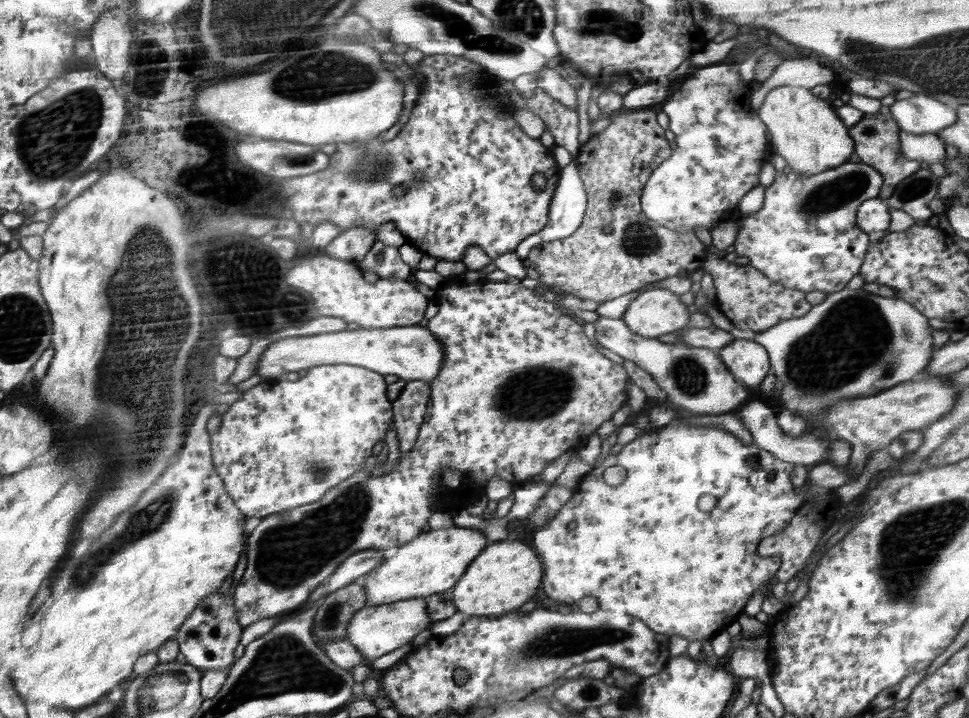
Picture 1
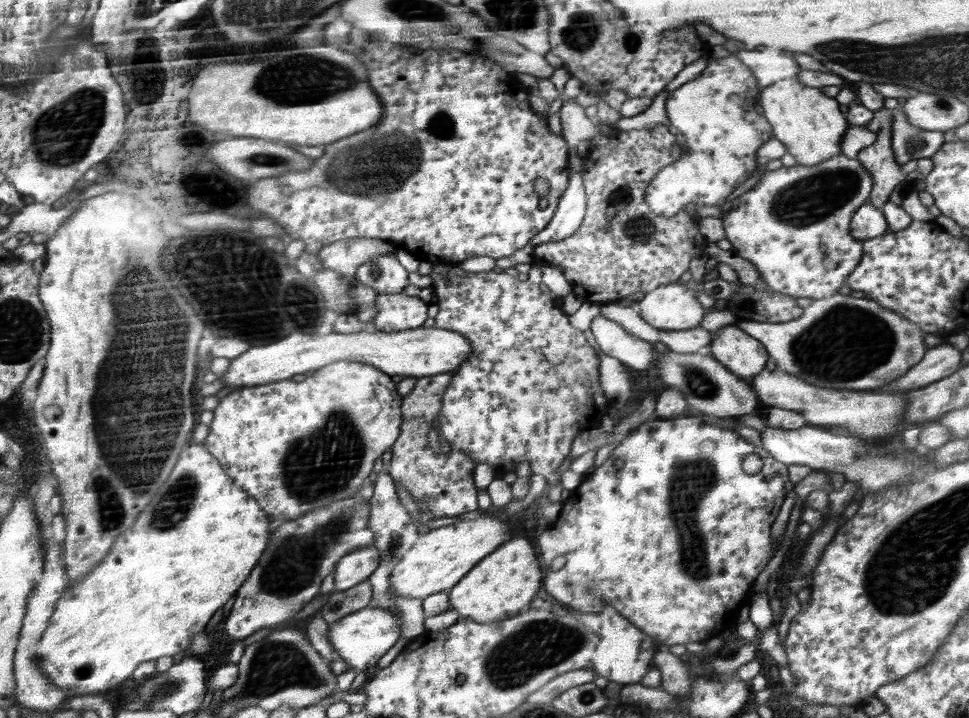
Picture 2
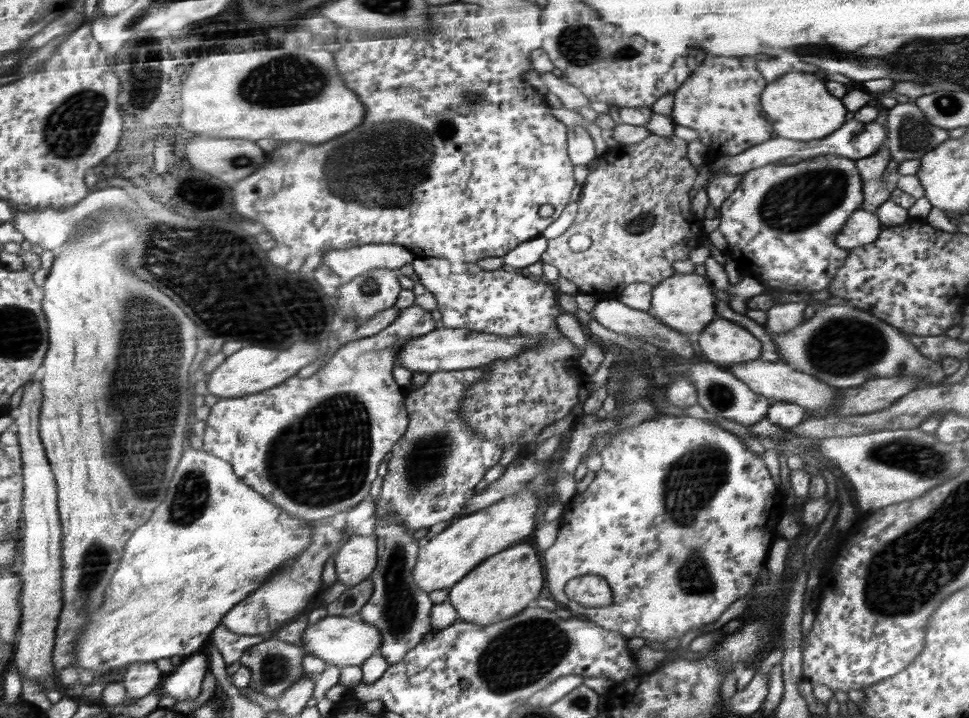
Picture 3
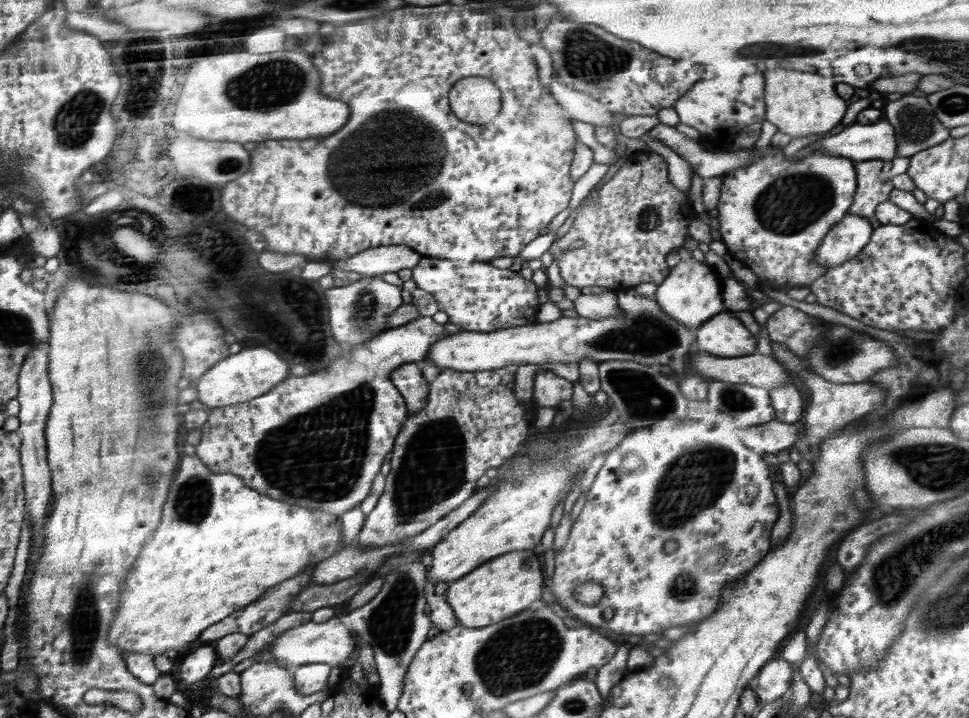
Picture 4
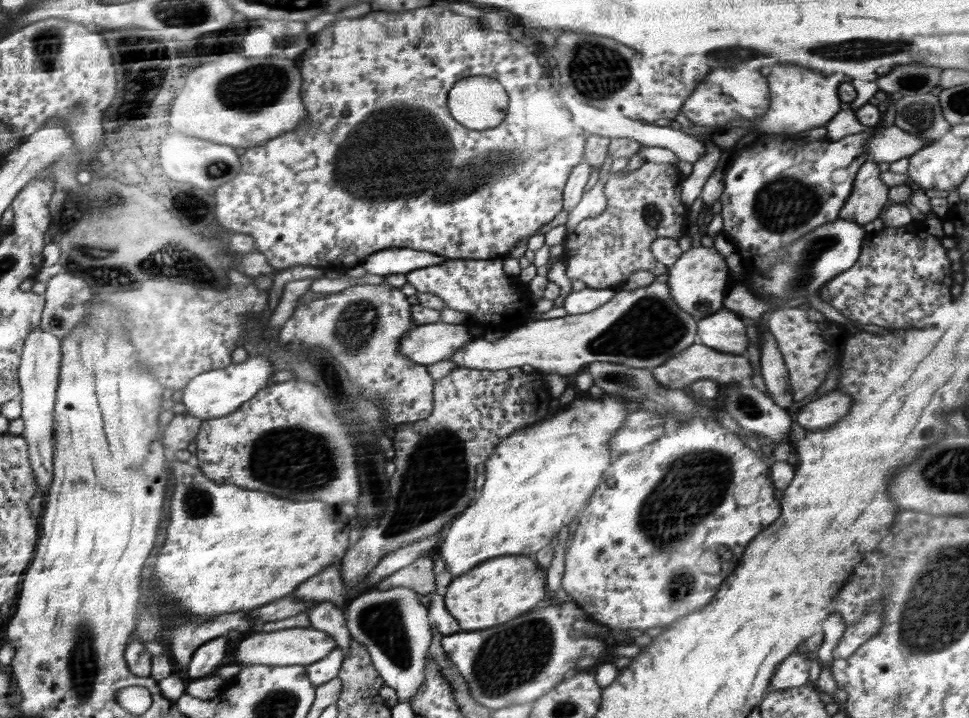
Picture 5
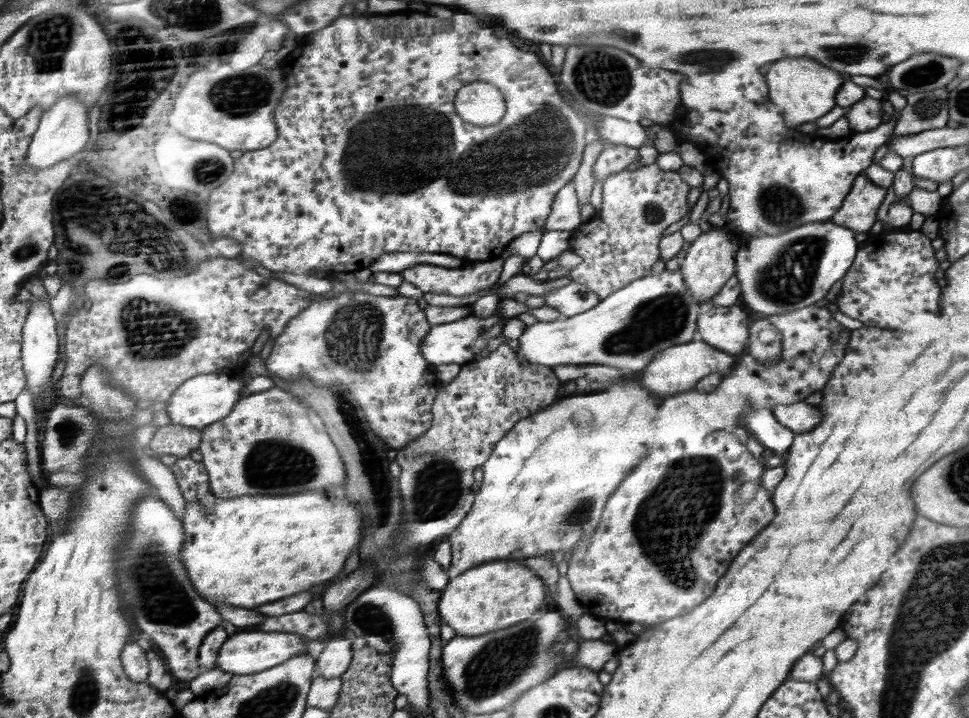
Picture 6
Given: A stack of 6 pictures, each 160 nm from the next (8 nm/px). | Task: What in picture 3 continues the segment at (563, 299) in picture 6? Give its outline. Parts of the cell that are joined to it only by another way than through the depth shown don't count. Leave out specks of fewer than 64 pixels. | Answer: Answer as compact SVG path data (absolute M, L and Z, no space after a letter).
M618 298L597 301L591 318L617 333L634 337L658 349L674 350L676 354L688 354L690 342L676 330L654 318L650 312L636 310L622 304Z

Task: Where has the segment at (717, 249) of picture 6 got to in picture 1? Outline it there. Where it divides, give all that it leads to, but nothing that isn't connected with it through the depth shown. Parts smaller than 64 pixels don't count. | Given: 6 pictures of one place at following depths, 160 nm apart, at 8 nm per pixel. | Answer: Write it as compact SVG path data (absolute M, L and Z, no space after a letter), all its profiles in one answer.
M670 290L644 291L630 302L623 314L623 321L636 334L655 338L672 330L684 328L690 314L679 296Z

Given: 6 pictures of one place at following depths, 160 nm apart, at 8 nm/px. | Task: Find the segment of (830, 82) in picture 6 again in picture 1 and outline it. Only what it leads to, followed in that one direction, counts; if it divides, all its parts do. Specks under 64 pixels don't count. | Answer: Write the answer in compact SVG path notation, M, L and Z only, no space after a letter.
M779 86L771 90L760 106L759 117L771 131L776 154L782 156L793 171L815 175L846 163L855 151L855 139L848 136L848 127L830 108L827 99L818 98L811 89Z

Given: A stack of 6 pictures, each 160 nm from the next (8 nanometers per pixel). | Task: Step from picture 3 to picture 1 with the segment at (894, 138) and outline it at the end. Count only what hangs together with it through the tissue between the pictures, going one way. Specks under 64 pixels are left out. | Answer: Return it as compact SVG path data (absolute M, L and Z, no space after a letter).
M900 133L902 153L914 161L942 163L946 160L946 144L938 133Z

